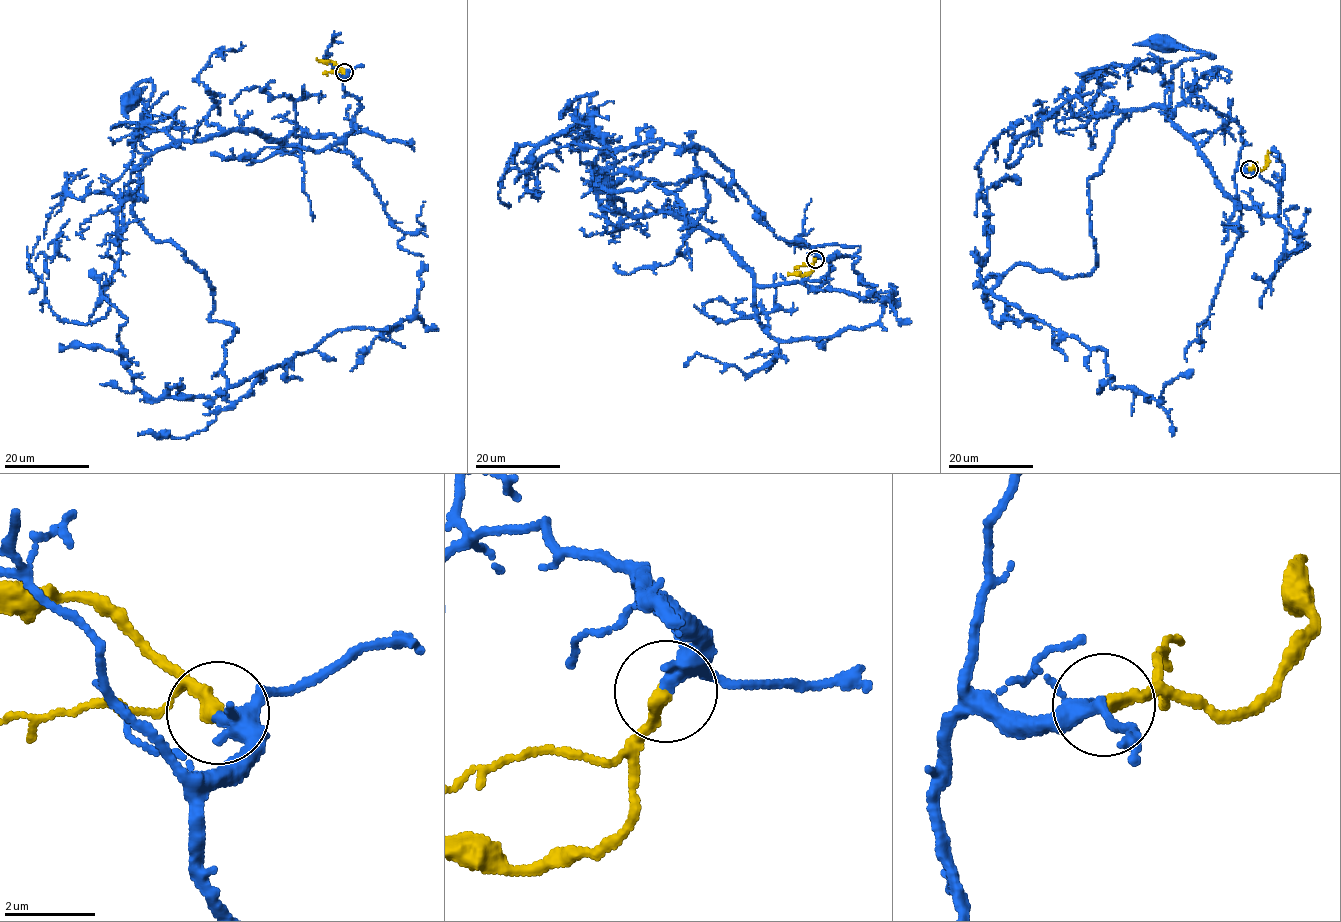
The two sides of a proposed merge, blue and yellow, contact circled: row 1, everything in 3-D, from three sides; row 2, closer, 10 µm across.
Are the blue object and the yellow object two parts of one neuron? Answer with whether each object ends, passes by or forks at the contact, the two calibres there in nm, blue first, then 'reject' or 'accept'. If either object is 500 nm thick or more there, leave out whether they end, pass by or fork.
blue forks there; yellow ends there; 260 nm thick on the blue side, 320 nm on the other; accept

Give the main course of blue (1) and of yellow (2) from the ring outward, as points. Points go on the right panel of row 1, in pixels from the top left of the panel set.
1: (1249, 169), (1235, 172), (1240, 230), (1228, 225), (1234, 203), (1167, 108), (1171, 67), (1213, 57), (1165, 44)
2: (1249, 169), (1264, 168), (1268, 162), (1268, 151)

